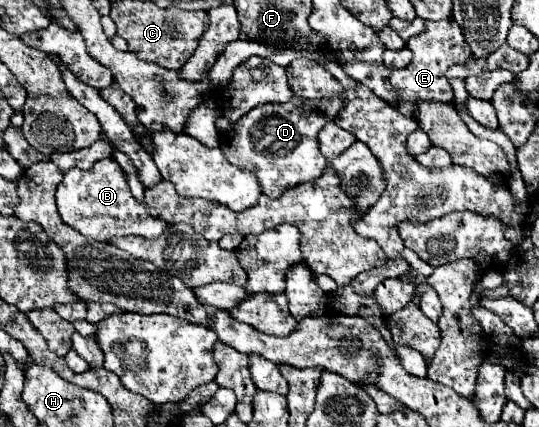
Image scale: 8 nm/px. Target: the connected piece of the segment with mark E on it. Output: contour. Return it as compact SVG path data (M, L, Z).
M454 19L426 21L426 31L412 37L406 45L410 47L414 57L404 69L394 69L392 77L390 77L390 83L392 83L394 91L400 95L400 103L396 105L396 109L406 117L414 117L416 111L418 111L416 99L452 103L454 93L452 93L452 87L446 79L446 71L452 65L466 63L466 59L472 57L472 51L468 47L468 43L464 41L464 35L462 35L458 23L454 23Z

